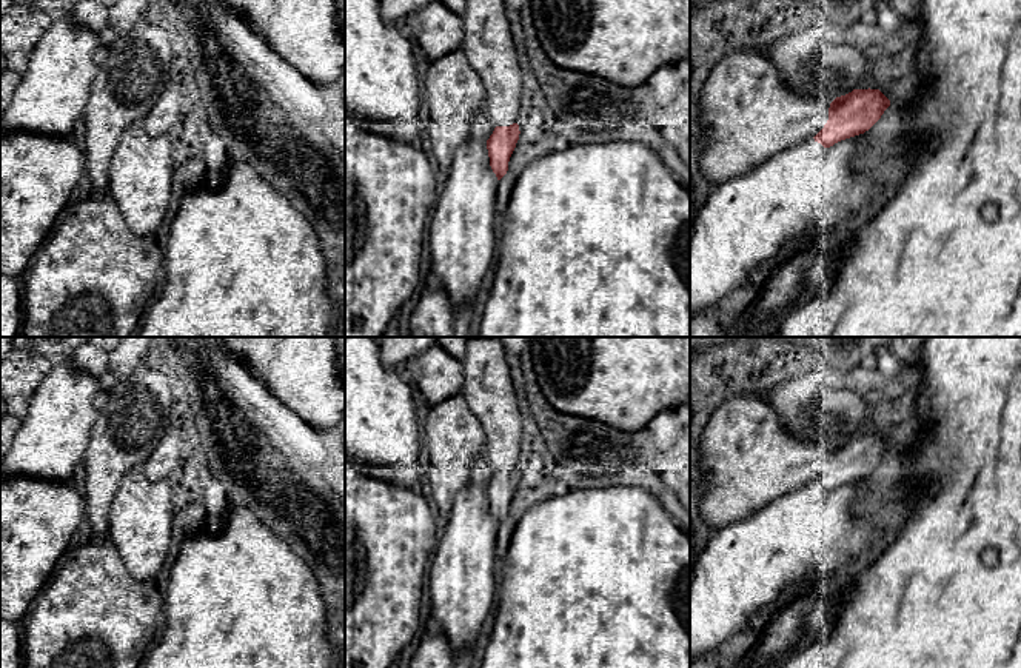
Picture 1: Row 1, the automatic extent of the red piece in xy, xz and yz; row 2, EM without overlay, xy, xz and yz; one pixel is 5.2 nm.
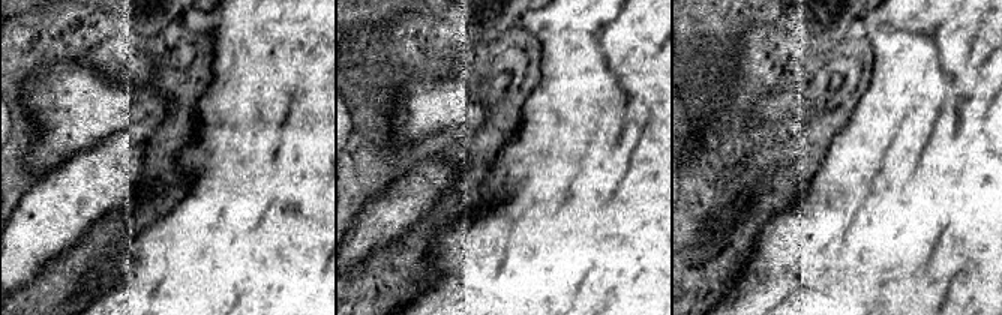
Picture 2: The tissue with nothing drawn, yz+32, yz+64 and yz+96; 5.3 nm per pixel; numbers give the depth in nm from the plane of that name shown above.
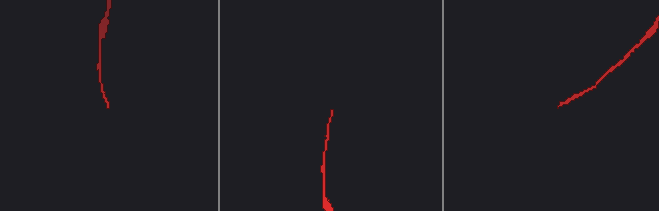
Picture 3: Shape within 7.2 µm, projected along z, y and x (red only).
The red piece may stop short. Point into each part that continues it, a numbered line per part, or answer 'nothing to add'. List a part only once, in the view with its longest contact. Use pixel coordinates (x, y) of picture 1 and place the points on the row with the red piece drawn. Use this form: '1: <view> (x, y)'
1: yz (747, 114)

